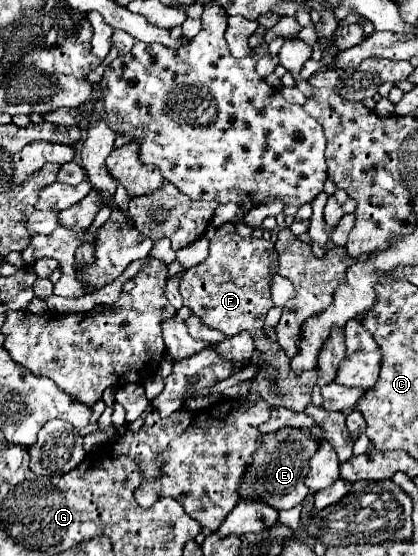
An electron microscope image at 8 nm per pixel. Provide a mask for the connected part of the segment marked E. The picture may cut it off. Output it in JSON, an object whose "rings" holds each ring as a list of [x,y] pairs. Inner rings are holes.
{"rings":[[[285,427],[275,433],[263,433],[259,437],[259,447],[253,453],[251,465],[245,469],[243,481],[239,485],[241,499],[245,501],[263,501],[275,509],[291,509],[299,505],[309,493],[305,485],[309,461],[315,455],[319,441],[311,433],[305,433],[297,427]]]}

